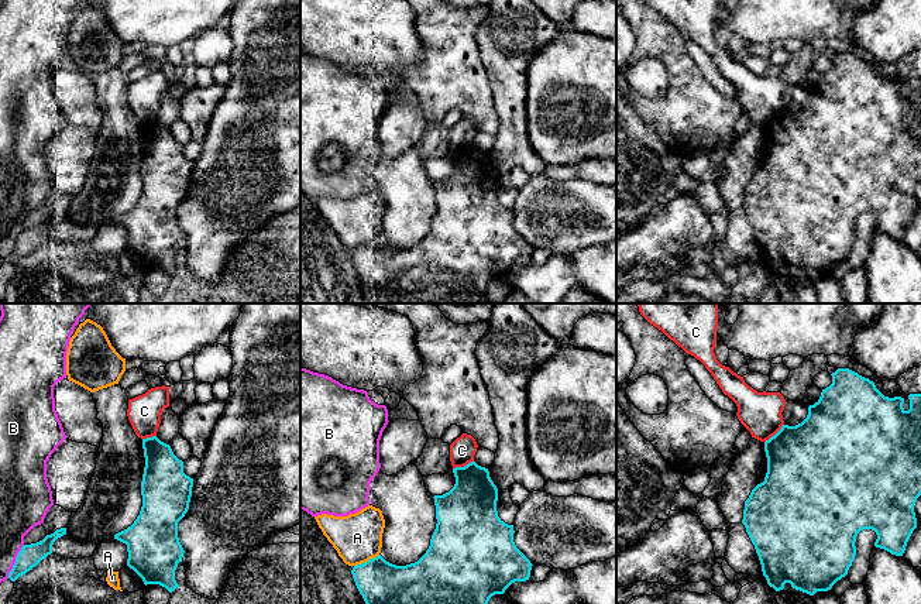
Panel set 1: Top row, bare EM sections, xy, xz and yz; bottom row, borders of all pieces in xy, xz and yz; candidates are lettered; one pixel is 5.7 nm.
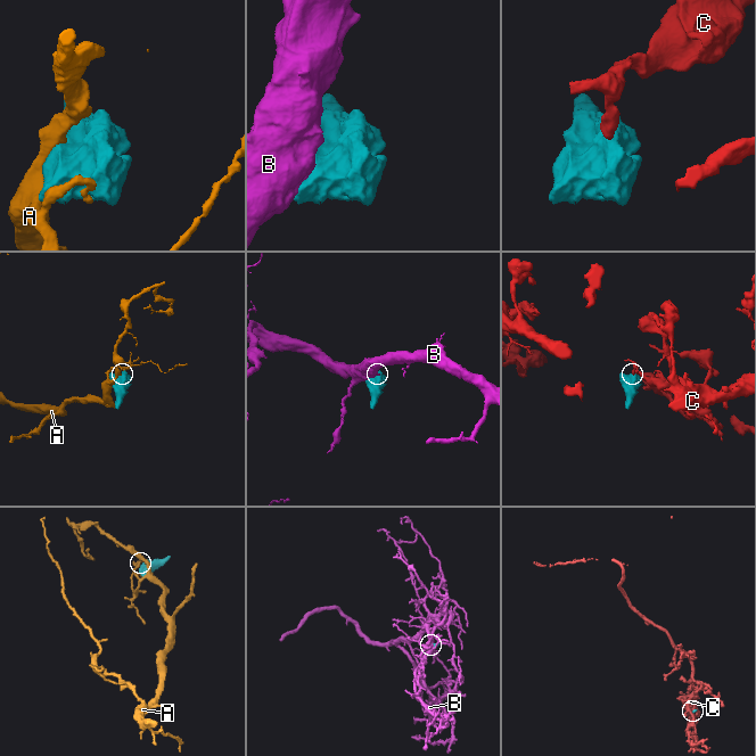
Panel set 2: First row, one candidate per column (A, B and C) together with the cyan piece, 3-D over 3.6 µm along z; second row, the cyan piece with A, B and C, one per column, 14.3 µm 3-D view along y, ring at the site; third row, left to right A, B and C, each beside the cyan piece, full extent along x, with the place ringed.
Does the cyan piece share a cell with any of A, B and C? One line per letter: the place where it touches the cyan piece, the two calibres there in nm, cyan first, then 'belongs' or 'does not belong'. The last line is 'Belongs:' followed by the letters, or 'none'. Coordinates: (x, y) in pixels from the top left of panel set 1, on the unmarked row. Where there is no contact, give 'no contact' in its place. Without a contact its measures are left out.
A: xz (368, 244) | 340/280 nm | does not belong
B: xy (16, 246) | 130/200 nm | does not belong
C: xz (464, 150) | 320/140 nm | does not belong
Belongs: none

